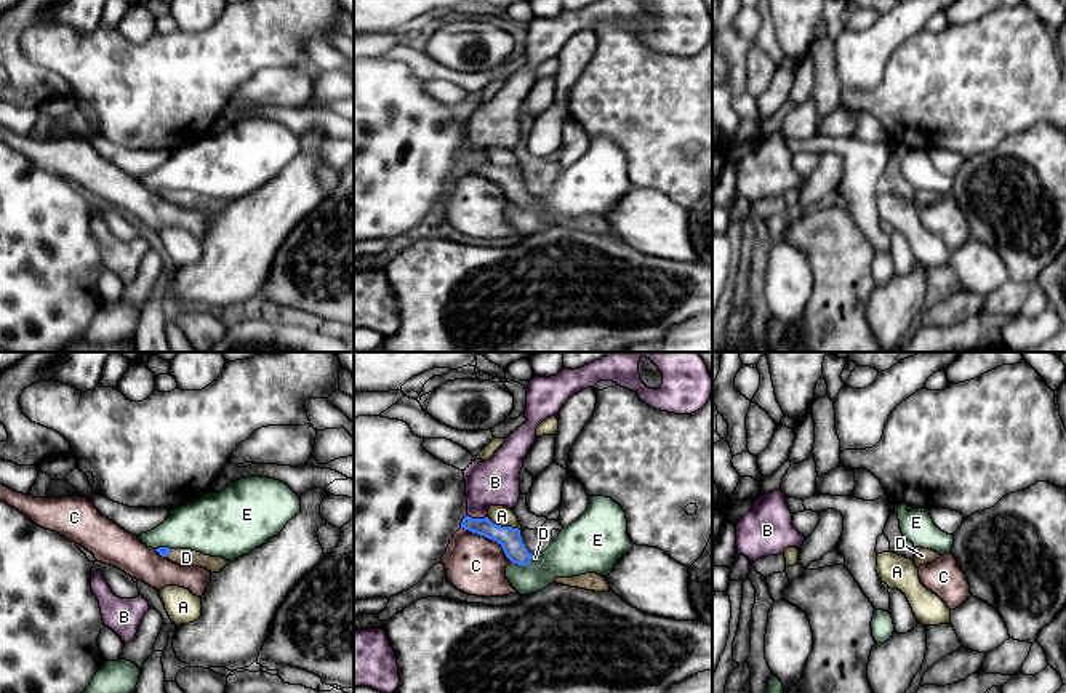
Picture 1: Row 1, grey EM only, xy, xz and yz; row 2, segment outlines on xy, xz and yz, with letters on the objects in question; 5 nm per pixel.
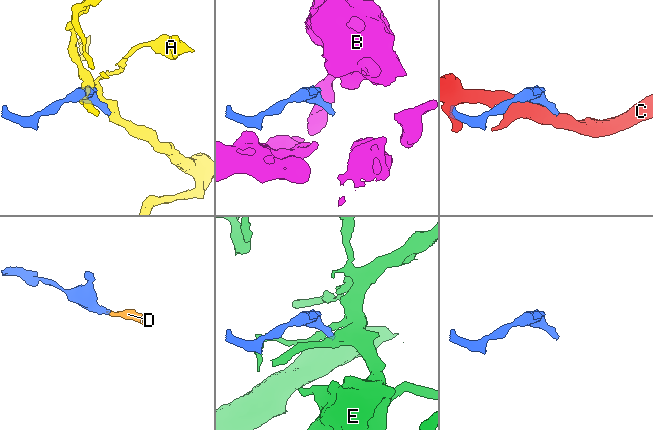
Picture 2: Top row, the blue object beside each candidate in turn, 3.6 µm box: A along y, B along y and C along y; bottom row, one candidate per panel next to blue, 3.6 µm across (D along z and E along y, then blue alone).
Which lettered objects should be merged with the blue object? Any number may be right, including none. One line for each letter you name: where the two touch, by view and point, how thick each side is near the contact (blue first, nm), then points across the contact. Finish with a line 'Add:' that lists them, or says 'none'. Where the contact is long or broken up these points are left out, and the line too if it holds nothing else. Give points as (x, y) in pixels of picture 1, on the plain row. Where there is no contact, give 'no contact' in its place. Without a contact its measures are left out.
D: xy (168, 192) | 50/100 nm | across xy (162, 192), (168, 192), (186, 199)
Add: D

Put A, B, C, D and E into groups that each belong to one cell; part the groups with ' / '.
A / B / C / D / E

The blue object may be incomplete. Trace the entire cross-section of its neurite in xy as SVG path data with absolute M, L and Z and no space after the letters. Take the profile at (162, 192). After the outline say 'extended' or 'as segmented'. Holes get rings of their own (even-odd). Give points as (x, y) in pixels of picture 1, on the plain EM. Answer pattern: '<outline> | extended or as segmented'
M158 189L155 190L162 198L166 198L170 203L181 208L202 208L206 210L211 216L219 214L229 202L222 198L211 198L192 190L170 190Z | extended

